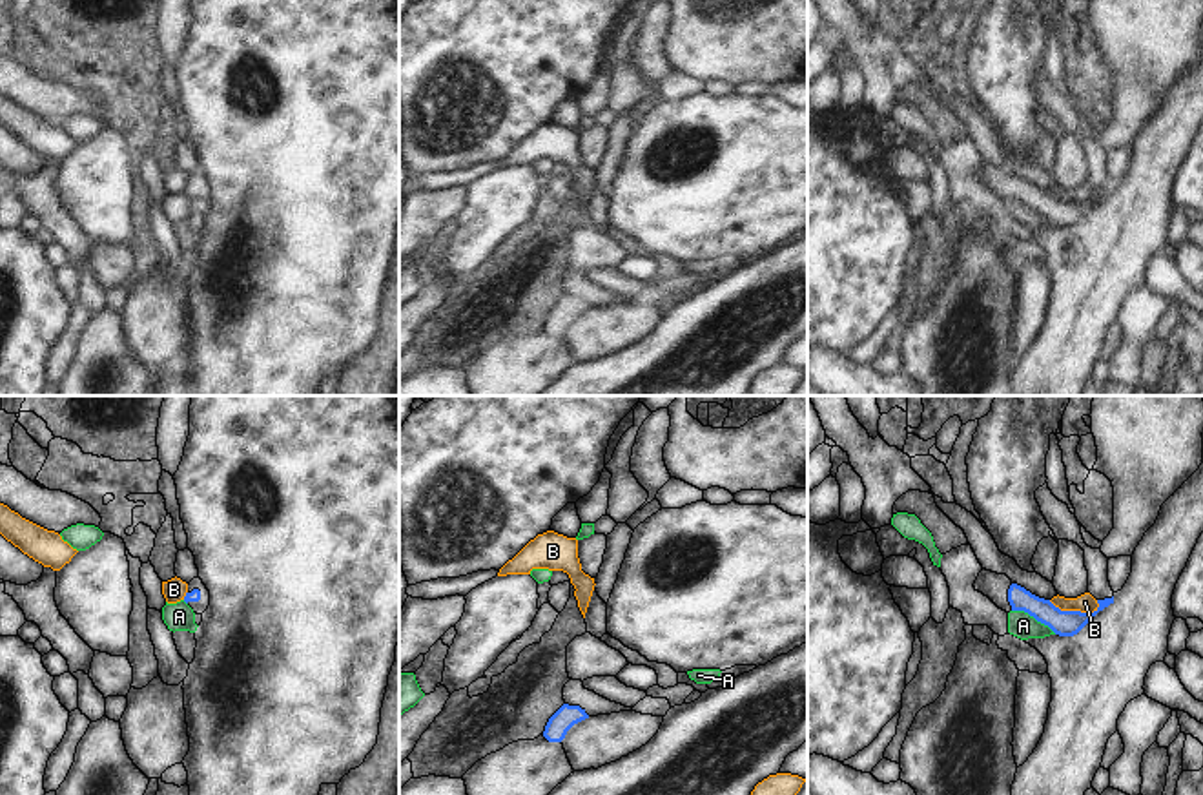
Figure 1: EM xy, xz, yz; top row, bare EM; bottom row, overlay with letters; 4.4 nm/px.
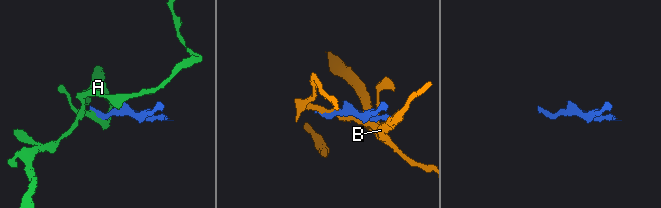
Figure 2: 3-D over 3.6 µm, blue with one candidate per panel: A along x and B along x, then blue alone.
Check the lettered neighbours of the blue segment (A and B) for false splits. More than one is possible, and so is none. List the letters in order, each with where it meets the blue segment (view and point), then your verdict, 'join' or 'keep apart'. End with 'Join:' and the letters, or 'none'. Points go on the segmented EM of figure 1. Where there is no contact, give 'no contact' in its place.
A: contact yz (1034, 617); keep apart
B: contact yz (1074, 611); keep apart
Join: none

